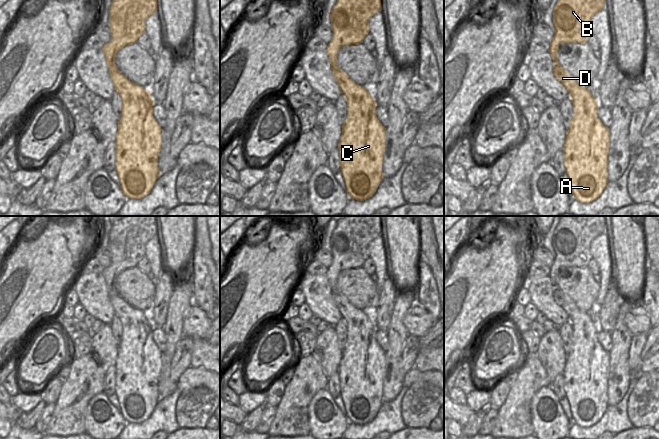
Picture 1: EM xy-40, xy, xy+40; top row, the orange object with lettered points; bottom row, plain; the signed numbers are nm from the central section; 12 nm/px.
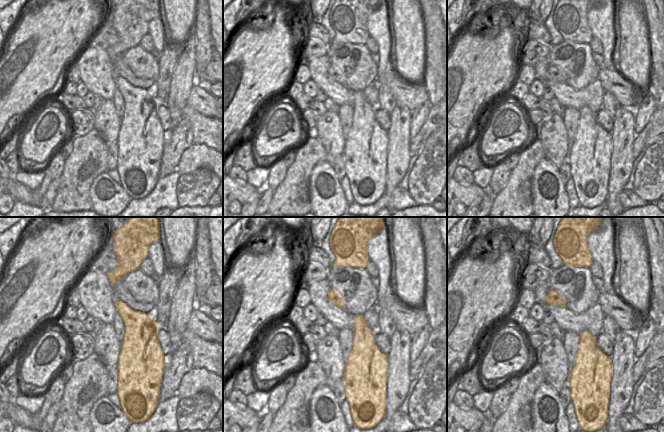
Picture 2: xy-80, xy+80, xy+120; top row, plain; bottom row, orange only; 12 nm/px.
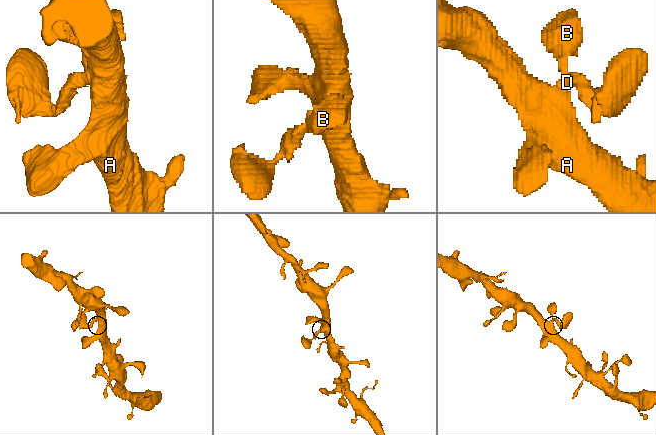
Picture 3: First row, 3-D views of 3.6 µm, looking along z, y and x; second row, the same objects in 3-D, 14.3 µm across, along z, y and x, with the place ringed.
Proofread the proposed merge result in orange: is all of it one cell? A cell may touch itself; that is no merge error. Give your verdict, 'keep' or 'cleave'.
keep

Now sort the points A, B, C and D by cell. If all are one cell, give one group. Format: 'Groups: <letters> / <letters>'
Groups: A B C D

